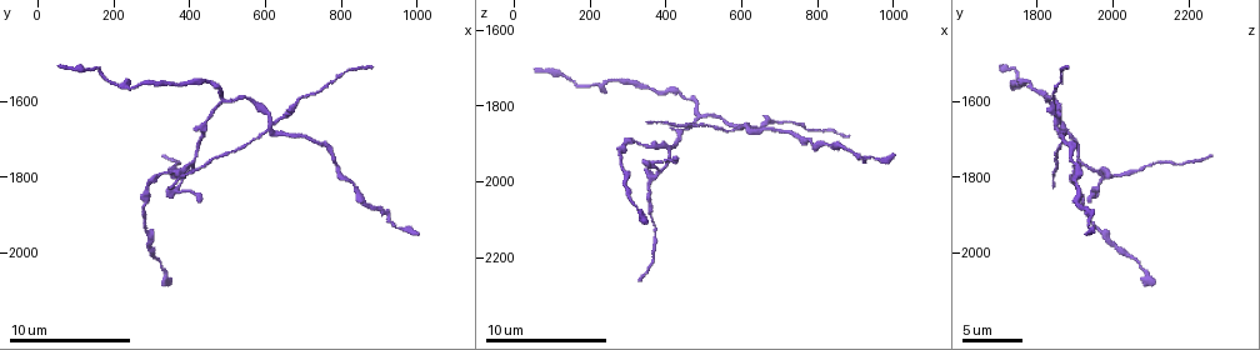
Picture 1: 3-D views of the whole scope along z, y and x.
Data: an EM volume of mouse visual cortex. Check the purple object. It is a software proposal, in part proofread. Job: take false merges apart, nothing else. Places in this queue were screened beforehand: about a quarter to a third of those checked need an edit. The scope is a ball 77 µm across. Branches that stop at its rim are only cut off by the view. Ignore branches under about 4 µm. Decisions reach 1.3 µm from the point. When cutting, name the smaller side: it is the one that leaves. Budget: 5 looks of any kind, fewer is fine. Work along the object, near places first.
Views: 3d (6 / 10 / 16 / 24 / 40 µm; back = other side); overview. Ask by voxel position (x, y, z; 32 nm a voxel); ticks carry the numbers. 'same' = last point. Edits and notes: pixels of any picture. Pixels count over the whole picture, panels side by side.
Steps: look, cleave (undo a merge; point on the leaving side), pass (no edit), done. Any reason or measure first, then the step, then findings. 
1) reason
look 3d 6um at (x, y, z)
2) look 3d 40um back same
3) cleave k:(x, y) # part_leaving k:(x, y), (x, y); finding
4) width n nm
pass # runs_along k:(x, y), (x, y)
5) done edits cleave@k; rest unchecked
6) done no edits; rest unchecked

look 3d 10um at (620, 1665, 1850)

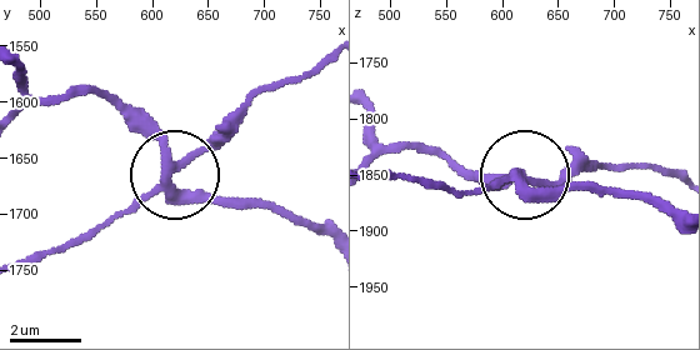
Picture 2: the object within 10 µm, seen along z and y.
width 280 nm
cleave 2:(210, 140) # part_leaving 2:(171, 170), (258, 95), (329, 66); a second cell is stuck on

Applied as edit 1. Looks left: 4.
a narrow waist
look 3d 10um at (210, 1555, 1745)

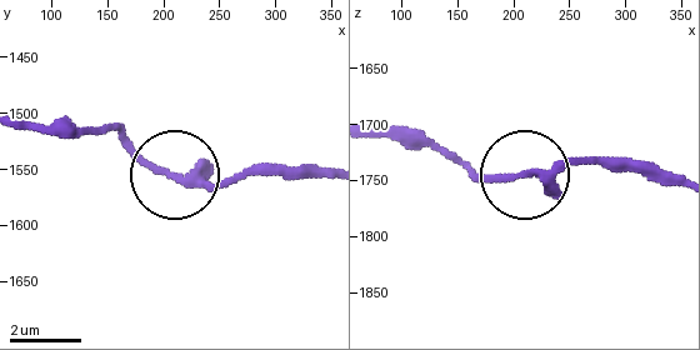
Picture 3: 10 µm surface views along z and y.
look 3d 10um back at (206, 1552, 1744)

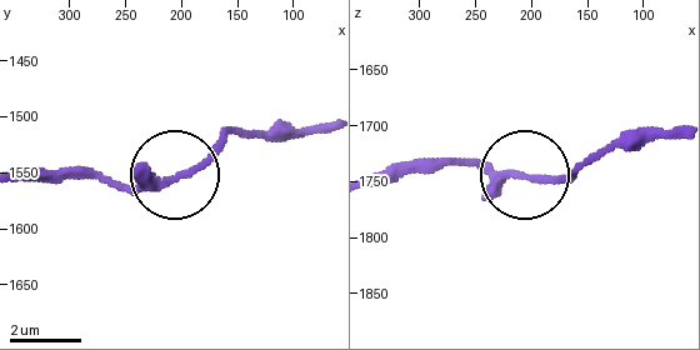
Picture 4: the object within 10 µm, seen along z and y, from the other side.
arms 3
pass # runs_along 4:(23, 175), (130, 184), (184, 175), (243, 130); all the same cell

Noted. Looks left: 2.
three-way junction
look 3d 6um at (405, 1765, 1910)

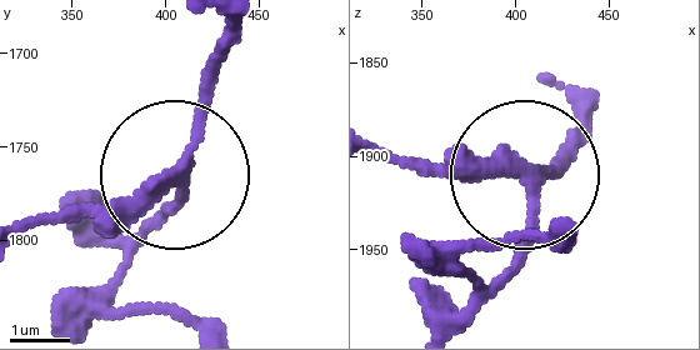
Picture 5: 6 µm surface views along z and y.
look 3d 6um back at (406, 1766, 1916)

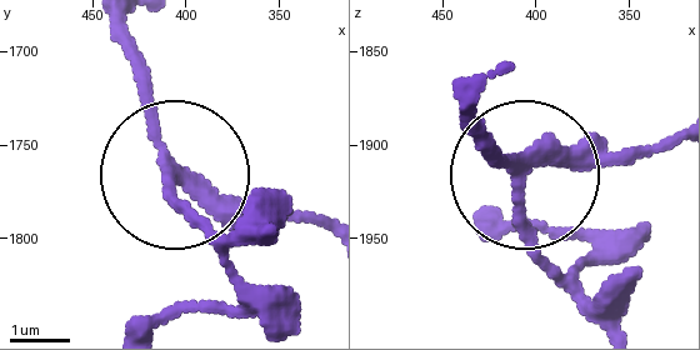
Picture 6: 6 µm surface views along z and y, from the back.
width 230 nm
pass # one cell here

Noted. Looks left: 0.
done edits cleave@2; rest unchecked

